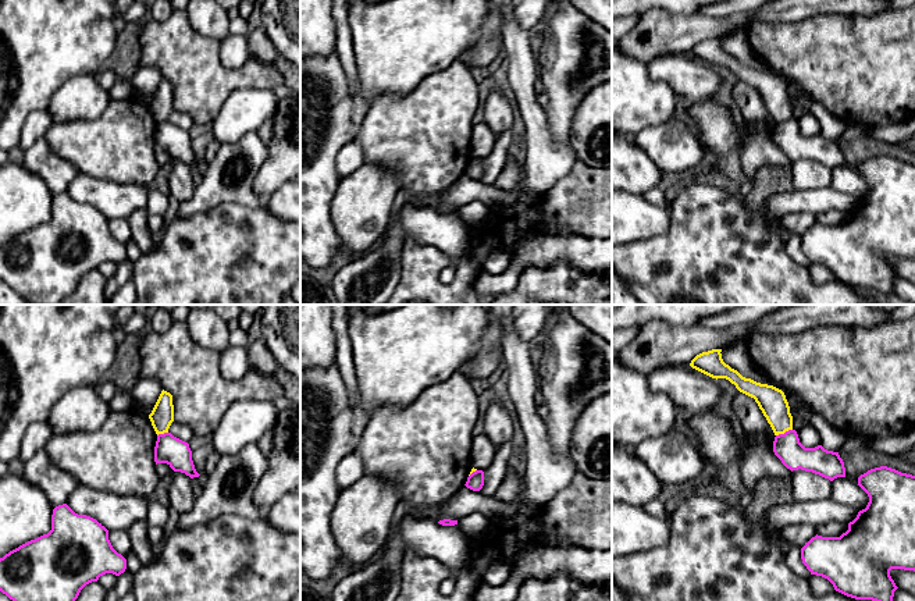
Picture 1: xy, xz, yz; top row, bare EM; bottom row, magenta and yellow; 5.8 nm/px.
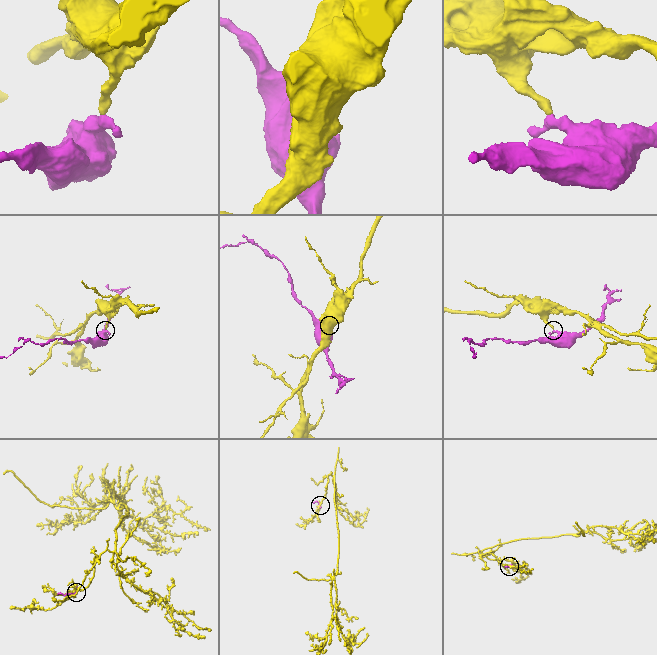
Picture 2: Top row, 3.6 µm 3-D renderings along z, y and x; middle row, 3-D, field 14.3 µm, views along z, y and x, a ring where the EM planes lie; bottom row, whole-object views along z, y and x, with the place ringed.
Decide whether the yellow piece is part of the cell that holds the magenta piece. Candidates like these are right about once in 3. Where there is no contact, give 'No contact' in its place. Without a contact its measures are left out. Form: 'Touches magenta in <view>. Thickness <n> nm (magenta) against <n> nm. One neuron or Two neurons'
Touches magenta in yz. Thickness 160 nm (magenta) against 160 nm. Two neurons

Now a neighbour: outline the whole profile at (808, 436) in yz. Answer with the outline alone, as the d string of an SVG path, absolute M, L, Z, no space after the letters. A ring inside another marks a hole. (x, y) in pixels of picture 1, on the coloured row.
M808 423L807 426L801 427L798 431L798 438L800 442L805 447L805 448L815 448L818 445L822 444L822 438L819 435L819 431L816 430L816 427L811 423Z

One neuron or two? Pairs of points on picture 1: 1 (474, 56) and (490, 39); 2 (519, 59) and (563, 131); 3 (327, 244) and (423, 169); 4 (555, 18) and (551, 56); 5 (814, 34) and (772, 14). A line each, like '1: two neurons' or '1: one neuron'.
1: one neuron
2: two neurons
3: two neurons
4: one neuron
5: two neurons

